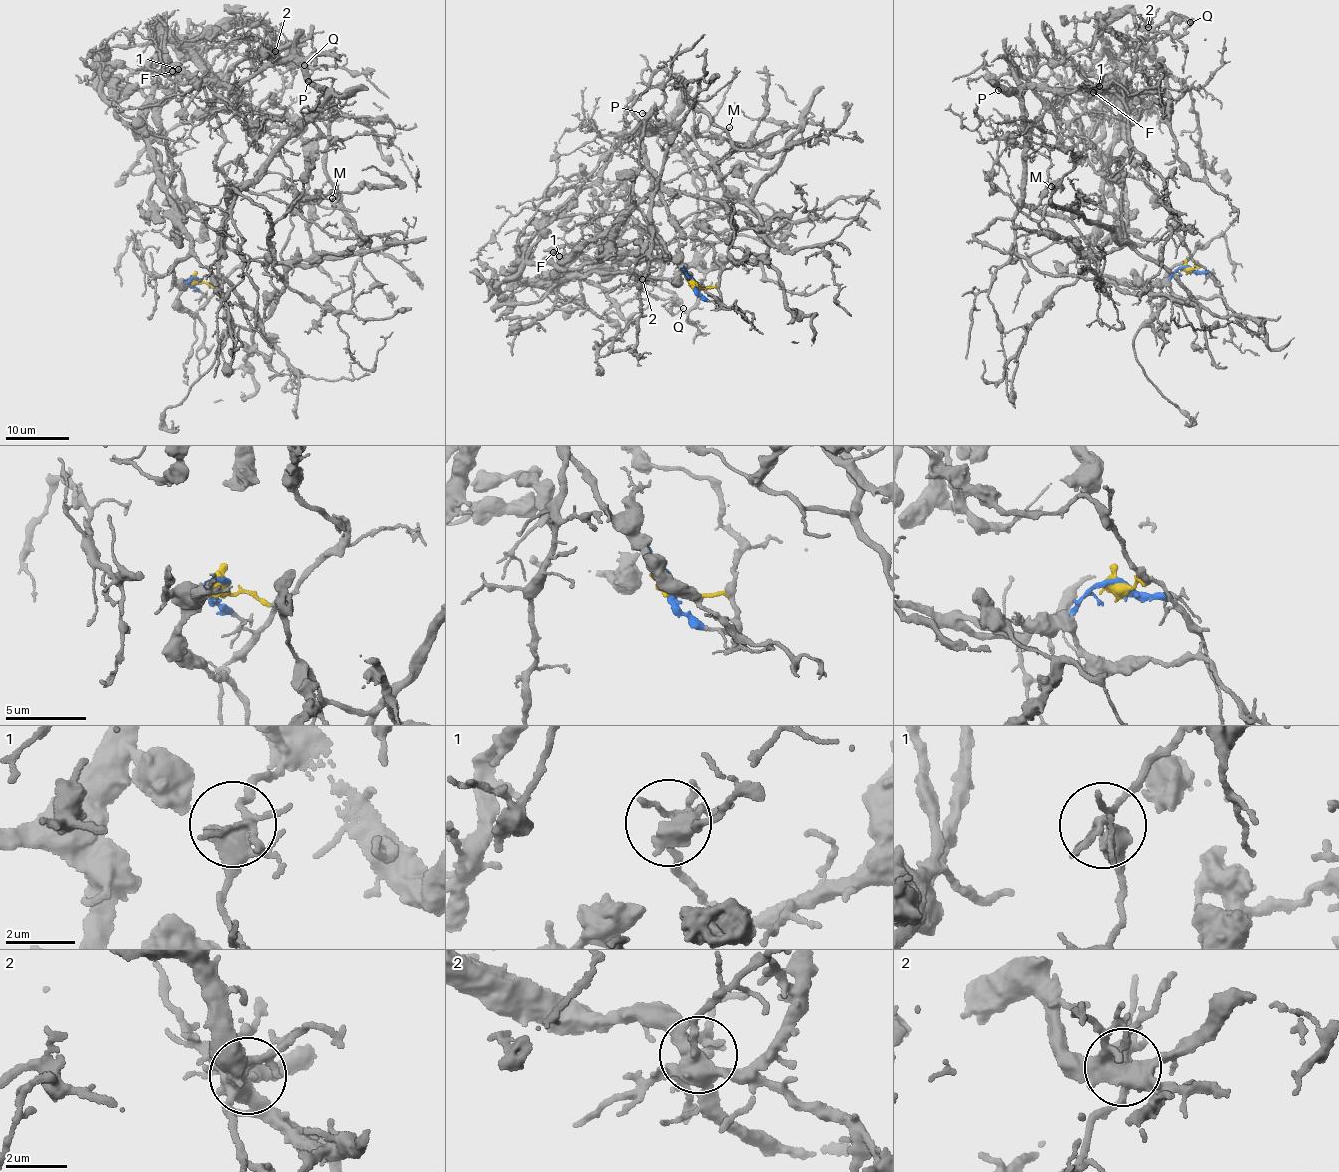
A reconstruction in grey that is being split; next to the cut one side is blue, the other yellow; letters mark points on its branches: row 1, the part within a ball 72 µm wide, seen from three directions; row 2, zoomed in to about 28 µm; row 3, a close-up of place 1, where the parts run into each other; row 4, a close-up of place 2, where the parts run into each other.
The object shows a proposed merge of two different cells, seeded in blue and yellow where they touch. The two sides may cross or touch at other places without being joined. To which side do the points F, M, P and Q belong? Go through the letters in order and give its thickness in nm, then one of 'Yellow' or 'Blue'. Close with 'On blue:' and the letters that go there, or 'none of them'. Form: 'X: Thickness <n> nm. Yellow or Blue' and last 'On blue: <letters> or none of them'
F: Thickness 120 nm. Blue
M: Thickness 120 nm. Yellow
P: Thickness 130 nm. Yellow
Q: Thickness 140 nm. Blue
On blue: F, Q

